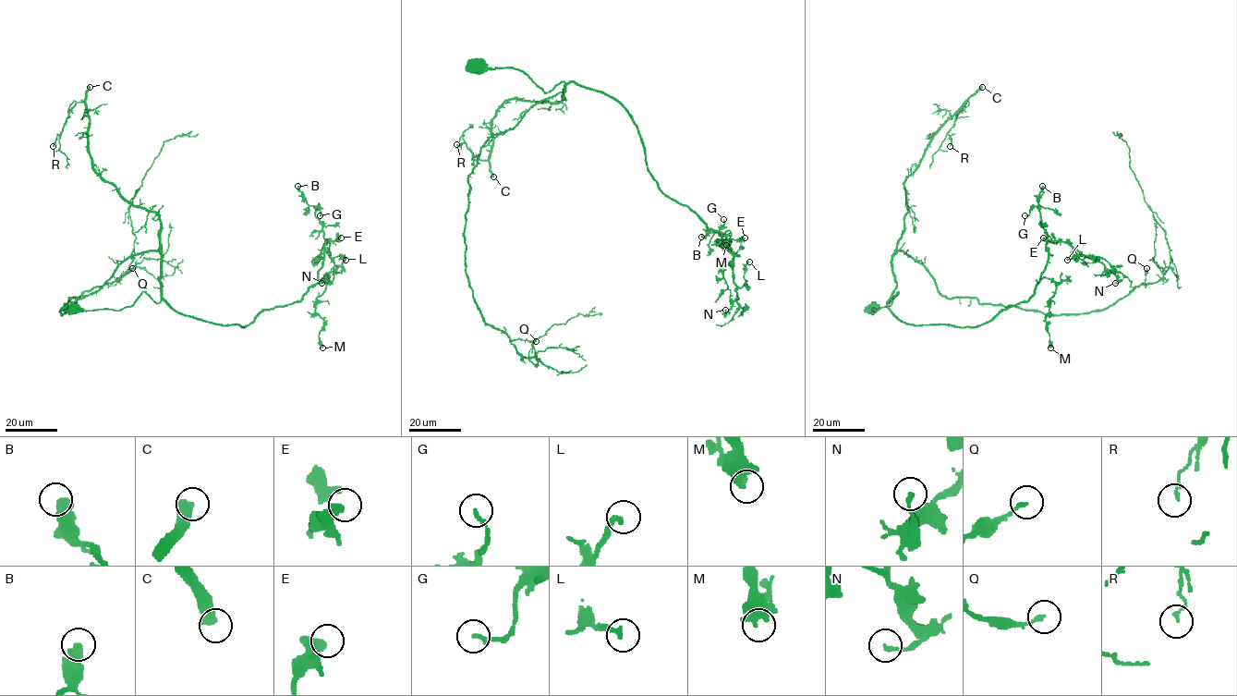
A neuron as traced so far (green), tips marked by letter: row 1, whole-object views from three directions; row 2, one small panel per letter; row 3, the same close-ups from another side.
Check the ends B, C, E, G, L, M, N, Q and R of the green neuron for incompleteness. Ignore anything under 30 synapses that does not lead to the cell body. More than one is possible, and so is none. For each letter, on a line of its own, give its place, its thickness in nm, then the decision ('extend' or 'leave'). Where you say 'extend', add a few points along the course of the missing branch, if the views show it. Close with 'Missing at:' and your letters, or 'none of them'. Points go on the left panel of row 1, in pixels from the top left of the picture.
B: (297, 186) | 440 nm | leave
C: (90, 87) | 500 nm | extend | (90, 87), (101, 77), (115, 88), (180, 109), (201, 135), (232, 123), (264, 127), (276, 135)
E: (341, 238) | 480 nm | leave
G: (320, 215) | 180 nm | leave
L: (345, 260) | 240 nm | leave
M: (322, 348) | 440 nm | leave
N: (321, 283) | 160 nm | leave
Q: (132, 268) | 170 nm | leave
R: (53, 146) | 150 nm | leave
Missing at: C

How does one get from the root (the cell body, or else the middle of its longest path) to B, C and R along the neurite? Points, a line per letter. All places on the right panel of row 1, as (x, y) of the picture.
B: (869, 309), (898, 292), (887, 302), (902, 322), (977, 327), (1025, 302), (1048, 260), (1042, 186)
C: (869, 309), (890, 306), (898, 294), (887, 302), (909, 212), (904, 180), (932, 136), (982, 87)
R: (869, 309), (890, 306), (898, 294), (887, 302), (909, 212), (904, 180), (965, 103), (948, 132), (950, 146)

